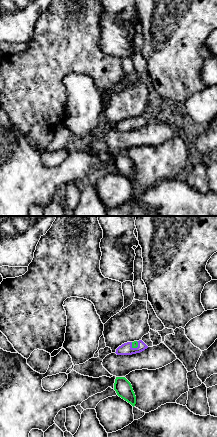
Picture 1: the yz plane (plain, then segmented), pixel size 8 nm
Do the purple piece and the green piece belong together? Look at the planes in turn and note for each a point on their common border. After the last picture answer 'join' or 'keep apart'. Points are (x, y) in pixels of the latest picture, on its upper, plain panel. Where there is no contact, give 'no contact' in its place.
(138, 122)

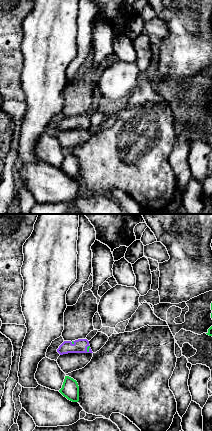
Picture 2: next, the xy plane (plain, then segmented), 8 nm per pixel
(89, 125)

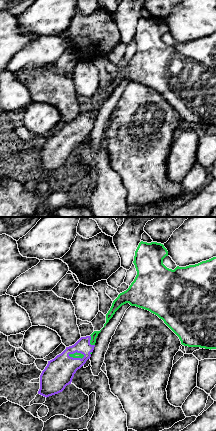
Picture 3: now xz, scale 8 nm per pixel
(76, 127)

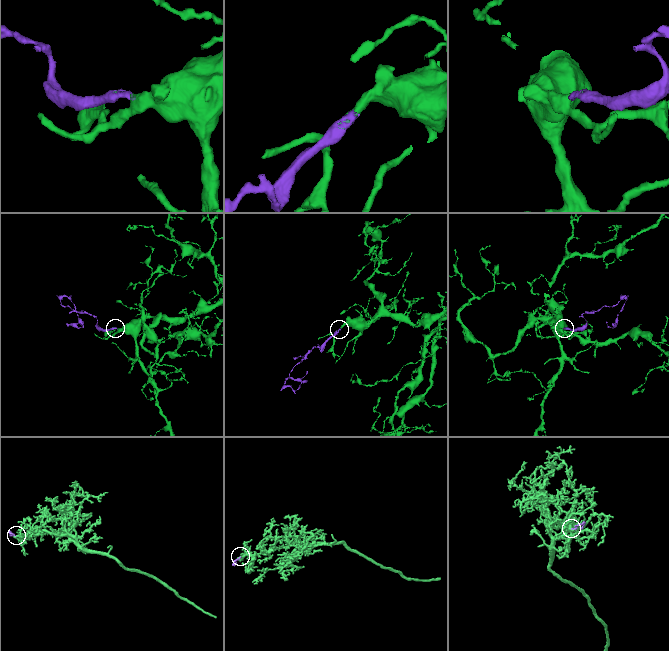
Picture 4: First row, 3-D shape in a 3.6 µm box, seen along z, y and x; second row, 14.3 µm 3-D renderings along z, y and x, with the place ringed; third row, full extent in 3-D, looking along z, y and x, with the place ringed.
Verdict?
join

